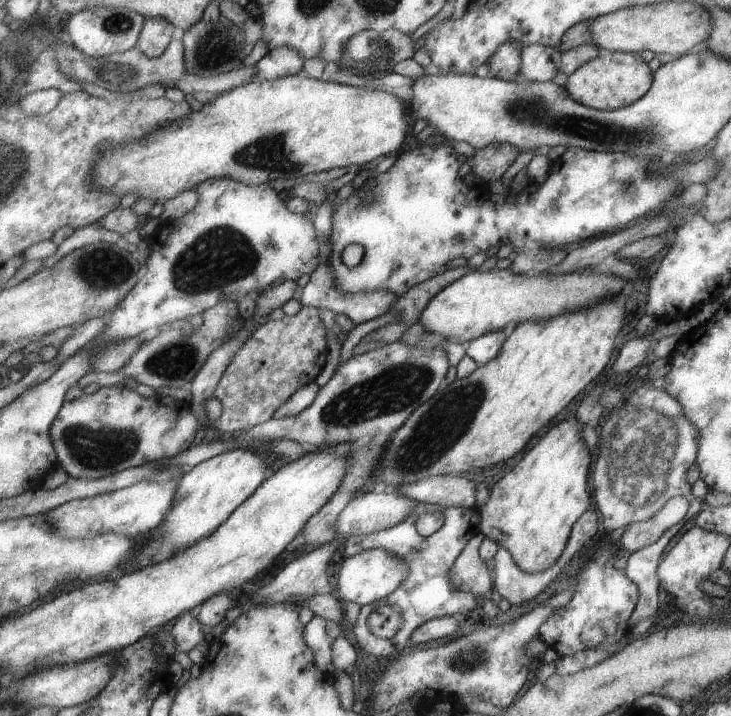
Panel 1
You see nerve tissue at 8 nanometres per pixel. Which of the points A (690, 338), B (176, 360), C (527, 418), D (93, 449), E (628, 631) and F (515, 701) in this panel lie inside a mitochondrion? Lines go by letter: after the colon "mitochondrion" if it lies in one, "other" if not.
A: other
B: mitochondrion
C: other
D: mitochondrion
E: other
F: other

